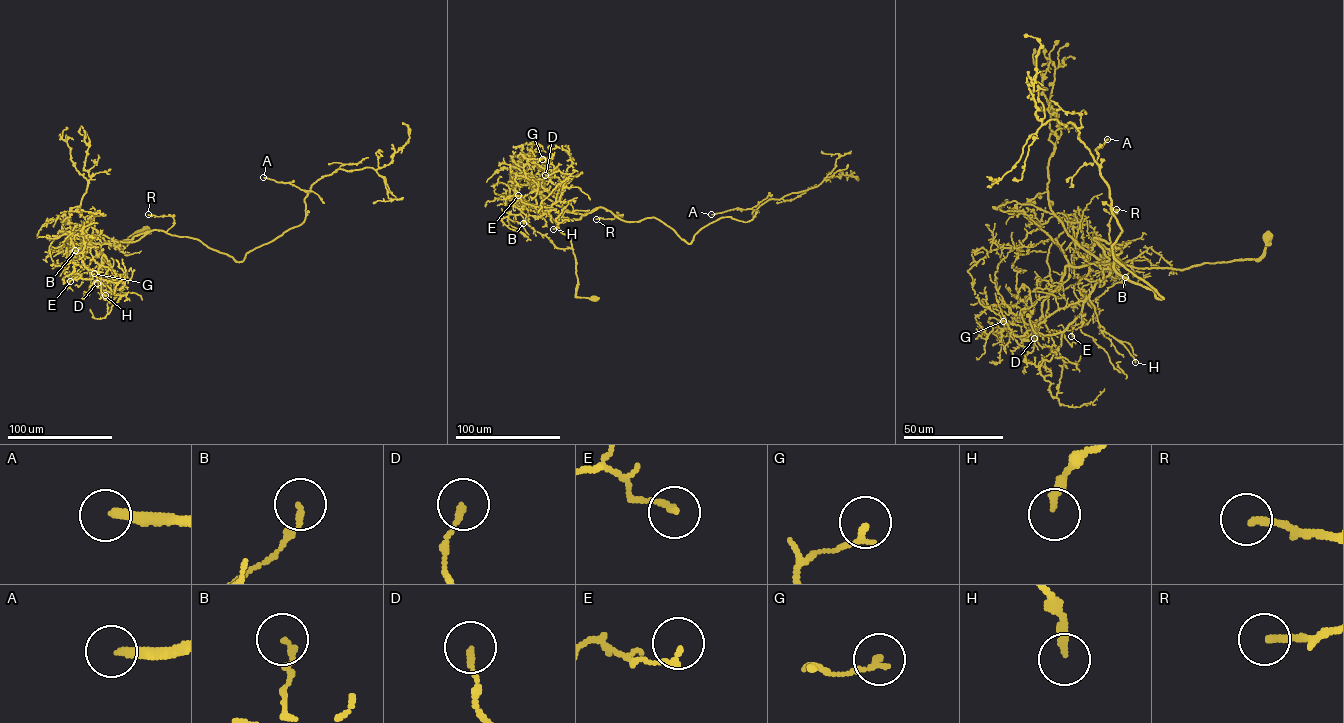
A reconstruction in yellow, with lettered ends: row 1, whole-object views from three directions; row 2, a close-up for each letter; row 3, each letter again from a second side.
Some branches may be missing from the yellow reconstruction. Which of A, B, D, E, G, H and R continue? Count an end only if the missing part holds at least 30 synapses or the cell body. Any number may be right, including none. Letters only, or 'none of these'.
A

